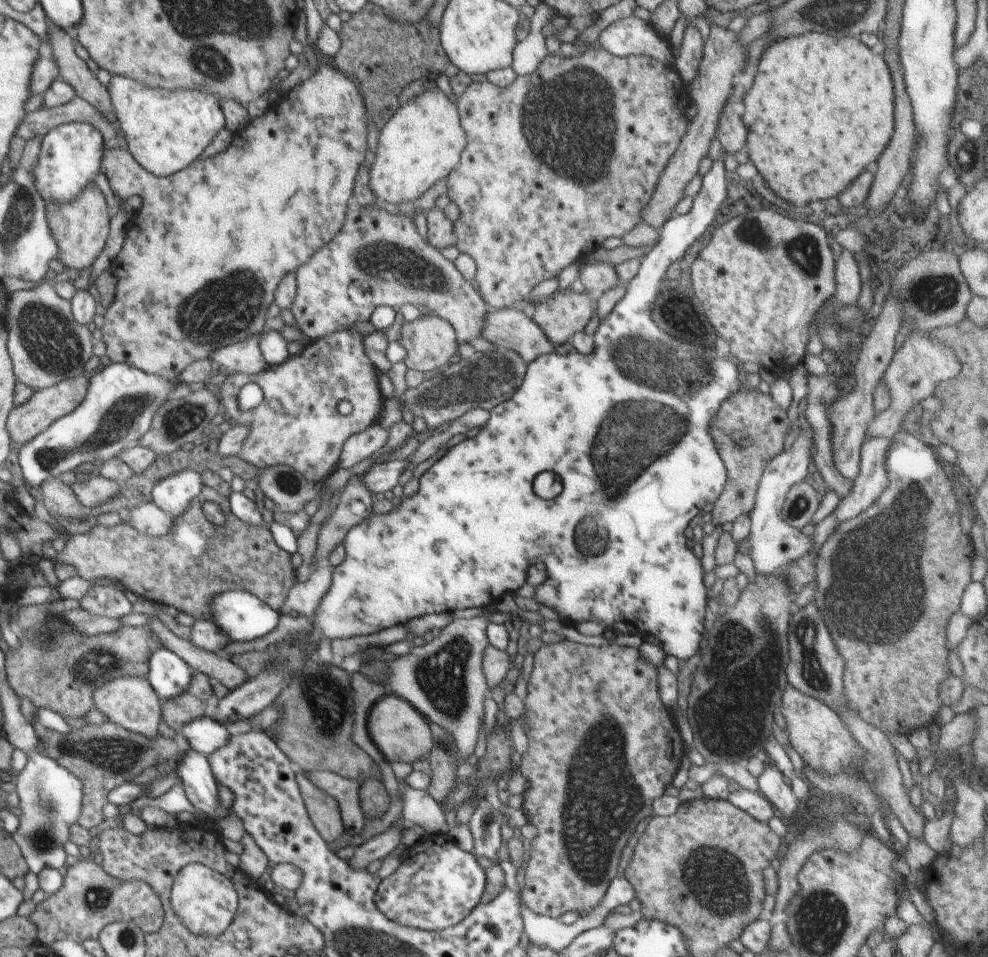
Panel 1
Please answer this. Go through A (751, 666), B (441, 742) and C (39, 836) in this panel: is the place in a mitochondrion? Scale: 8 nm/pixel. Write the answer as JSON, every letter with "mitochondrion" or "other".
{"A":"mitochondrion","B":"mitochondrion","C":"mitochondrion"}

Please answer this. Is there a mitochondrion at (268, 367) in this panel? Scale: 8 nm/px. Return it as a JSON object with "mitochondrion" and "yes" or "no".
{"mitochondrion":"no"}

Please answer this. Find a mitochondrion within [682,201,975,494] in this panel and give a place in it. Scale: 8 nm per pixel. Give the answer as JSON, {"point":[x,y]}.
{"point":[940,294]}

